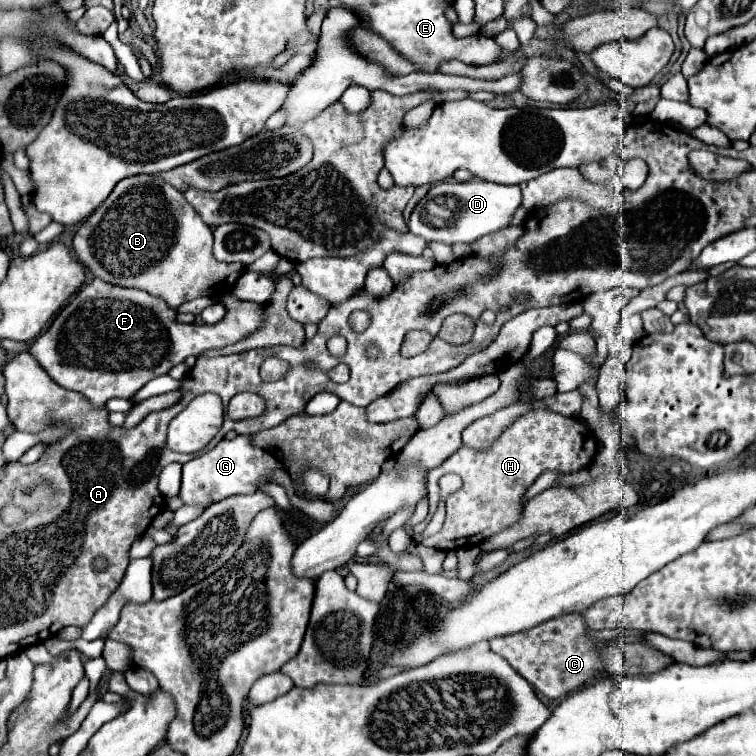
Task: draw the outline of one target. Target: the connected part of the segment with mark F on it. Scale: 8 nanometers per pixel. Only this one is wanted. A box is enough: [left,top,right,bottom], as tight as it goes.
[30,278,264,406]

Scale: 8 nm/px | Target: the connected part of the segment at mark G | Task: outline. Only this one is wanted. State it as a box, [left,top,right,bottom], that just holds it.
[178,436,282,508]

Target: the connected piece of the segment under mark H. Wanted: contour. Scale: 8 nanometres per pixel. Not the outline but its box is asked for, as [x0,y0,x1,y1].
[412,408,596,550]

